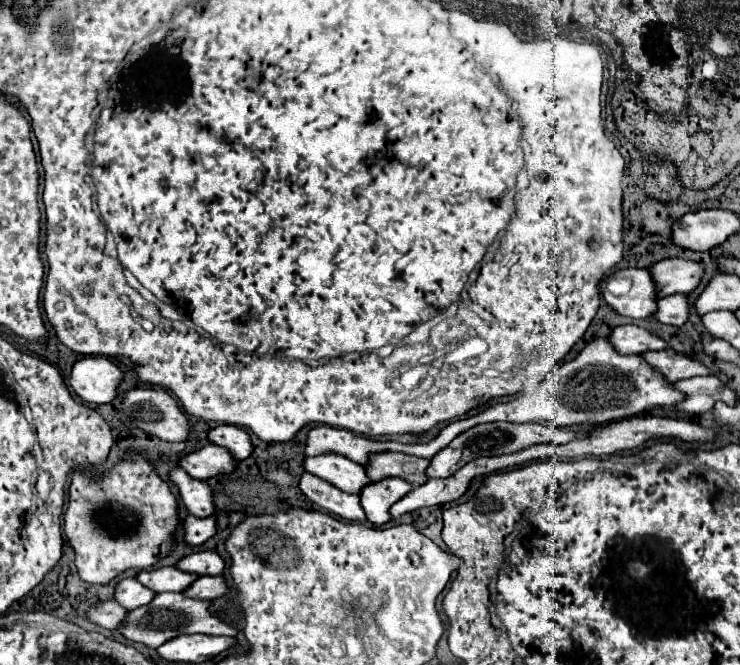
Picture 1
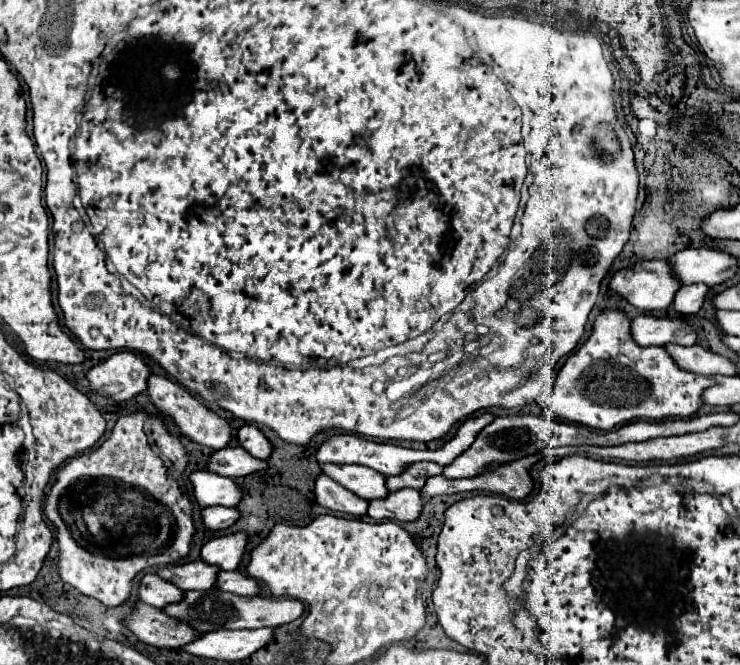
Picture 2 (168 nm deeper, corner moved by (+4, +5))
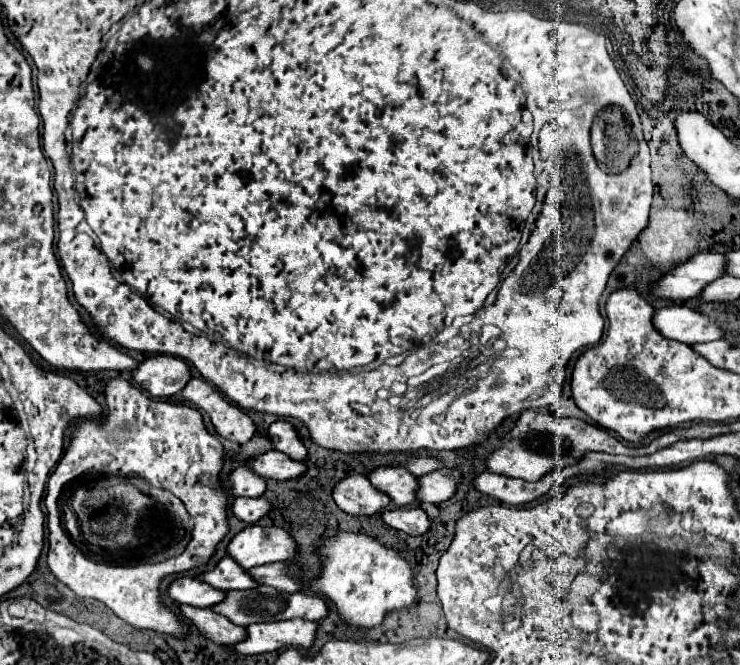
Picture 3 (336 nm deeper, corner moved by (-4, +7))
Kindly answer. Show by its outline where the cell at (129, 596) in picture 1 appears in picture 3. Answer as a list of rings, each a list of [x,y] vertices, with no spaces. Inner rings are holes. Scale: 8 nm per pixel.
[[[178,577],[170,583],[168,597],[180,605],[186,603],[192,607],[210,607],[216,601],[224,599],[224,591],[218,591],[208,583],[202,583],[192,577]]]

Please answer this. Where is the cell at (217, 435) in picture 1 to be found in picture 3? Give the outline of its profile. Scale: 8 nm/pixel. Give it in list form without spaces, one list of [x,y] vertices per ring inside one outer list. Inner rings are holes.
[[[276,421],[270,425],[268,429],[268,437],[270,437],[270,443],[274,445],[276,451],[288,455],[290,459],[296,459],[296,461],[302,461],[304,459],[304,445],[300,443],[298,439],[298,433],[294,431],[294,427],[286,421]]]

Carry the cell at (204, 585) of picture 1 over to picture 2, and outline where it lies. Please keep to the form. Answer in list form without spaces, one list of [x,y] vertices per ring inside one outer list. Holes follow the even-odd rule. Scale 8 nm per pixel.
[[[220,571],[216,587],[220,591],[230,591],[236,595],[258,595],[260,593],[258,583],[240,571]]]

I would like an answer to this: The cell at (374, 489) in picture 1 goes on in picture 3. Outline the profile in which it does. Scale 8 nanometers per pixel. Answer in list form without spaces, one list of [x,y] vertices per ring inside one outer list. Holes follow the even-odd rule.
[[[418,505],[398,507],[398,509],[384,509],[382,521],[398,531],[404,531],[408,535],[422,535],[430,527],[430,519],[426,511]]]

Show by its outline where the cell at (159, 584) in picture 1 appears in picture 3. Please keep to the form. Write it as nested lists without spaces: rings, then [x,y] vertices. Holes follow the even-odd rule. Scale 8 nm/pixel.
[[[232,557],[220,559],[214,569],[200,573],[198,579],[208,583],[208,585],[212,585],[214,589],[220,589],[220,591],[252,589],[252,587],[256,587],[252,577],[248,577],[246,571],[240,569],[240,565],[236,565],[236,561]]]

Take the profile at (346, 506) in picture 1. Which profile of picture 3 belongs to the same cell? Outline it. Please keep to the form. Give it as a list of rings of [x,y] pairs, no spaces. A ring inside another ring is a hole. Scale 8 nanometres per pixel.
[[[350,475],[338,481],[332,497],[348,515],[374,515],[390,505],[390,497],[372,489],[364,475]]]

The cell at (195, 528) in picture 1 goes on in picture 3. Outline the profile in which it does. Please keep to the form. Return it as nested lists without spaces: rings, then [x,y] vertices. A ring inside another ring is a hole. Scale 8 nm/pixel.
[[[236,497],[230,509],[236,519],[240,519],[244,523],[256,523],[264,513],[268,513],[268,501],[264,501],[262,497],[258,497],[258,499]]]

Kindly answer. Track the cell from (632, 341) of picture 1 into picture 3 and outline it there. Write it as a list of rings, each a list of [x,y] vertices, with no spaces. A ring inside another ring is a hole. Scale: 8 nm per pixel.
[[[684,305],[656,309],[652,323],[656,331],[660,331],[666,339],[676,339],[688,345],[722,337],[722,329],[714,321]]]

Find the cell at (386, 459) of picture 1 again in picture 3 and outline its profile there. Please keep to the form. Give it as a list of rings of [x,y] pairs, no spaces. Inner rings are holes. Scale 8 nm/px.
[[[436,469],[432,473],[426,473],[418,477],[418,489],[416,489],[416,499],[418,501],[428,501],[428,503],[440,503],[446,501],[454,495],[456,485],[460,481],[460,471],[458,469]]]

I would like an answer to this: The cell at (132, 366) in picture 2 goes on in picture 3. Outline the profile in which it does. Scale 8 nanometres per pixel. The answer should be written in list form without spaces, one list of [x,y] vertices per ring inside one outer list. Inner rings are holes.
[[[152,355],[130,371],[132,381],[152,397],[176,395],[190,379],[188,365],[174,355]]]

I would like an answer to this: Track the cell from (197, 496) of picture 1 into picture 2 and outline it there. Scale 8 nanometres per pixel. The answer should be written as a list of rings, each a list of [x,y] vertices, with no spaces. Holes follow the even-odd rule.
[[[194,471],[190,475],[190,481],[194,483],[196,501],[202,507],[212,507],[212,505],[236,507],[242,499],[240,485],[230,477],[220,477],[218,473],[212,471]]]

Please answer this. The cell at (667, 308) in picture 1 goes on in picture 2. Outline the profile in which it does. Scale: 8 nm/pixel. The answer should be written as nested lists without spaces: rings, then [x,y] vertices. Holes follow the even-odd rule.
[[[696,283],[696,285],[682,285],[674,299],[674,309],[682,315],[694,315],[700,311],[706,293],[710,291],[708,285]]]

